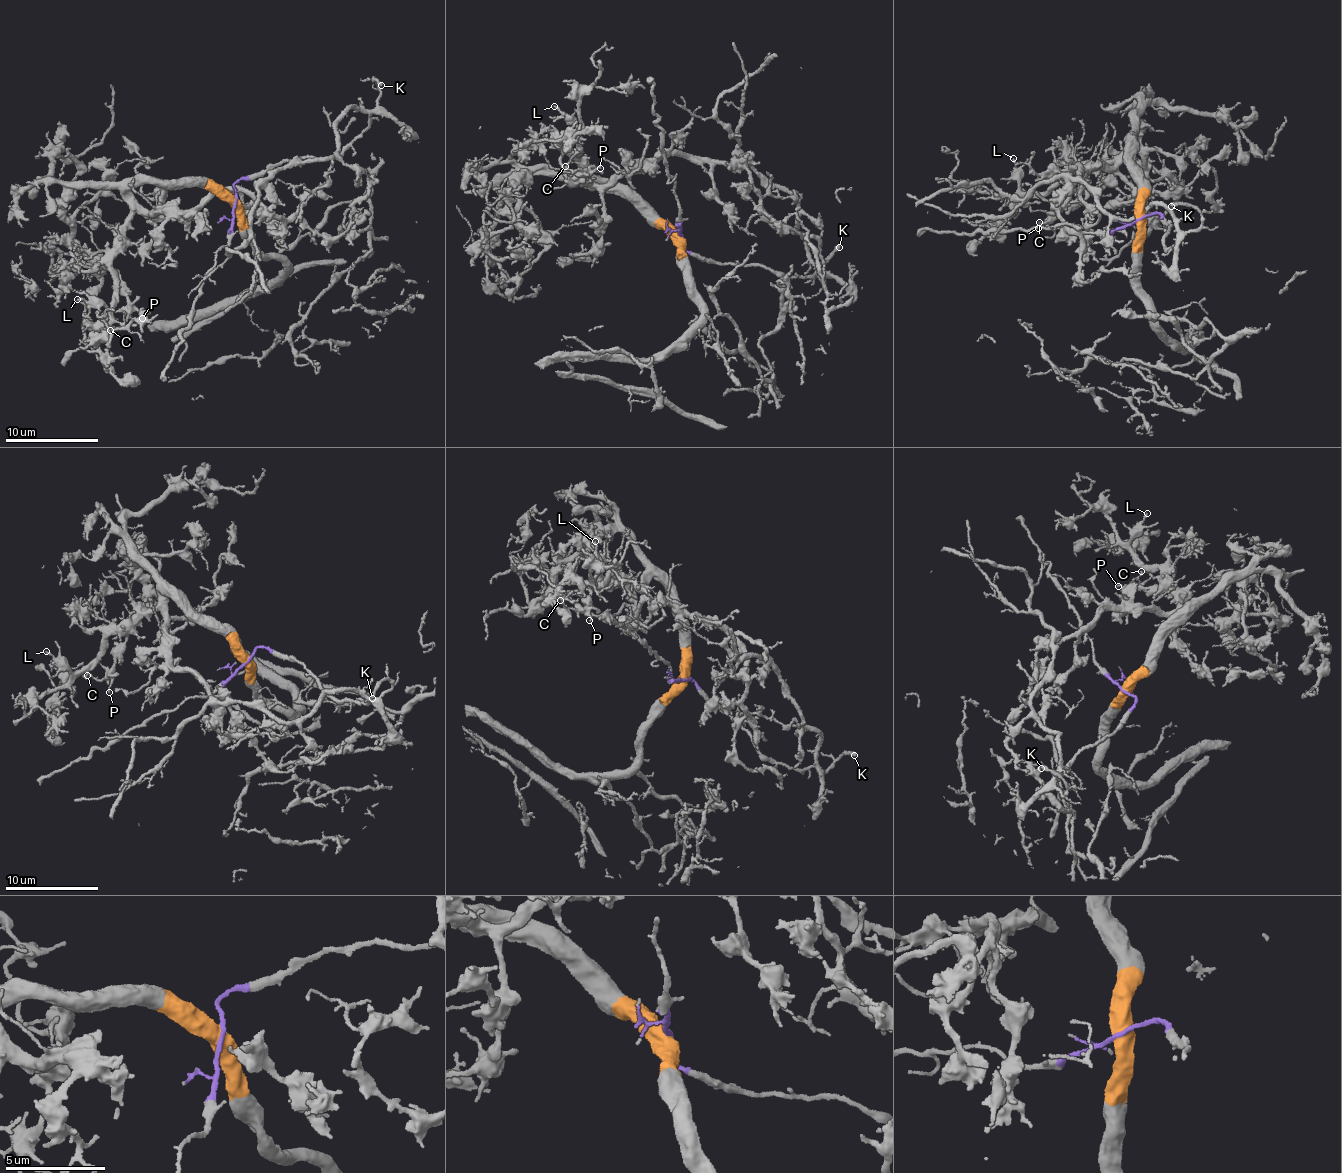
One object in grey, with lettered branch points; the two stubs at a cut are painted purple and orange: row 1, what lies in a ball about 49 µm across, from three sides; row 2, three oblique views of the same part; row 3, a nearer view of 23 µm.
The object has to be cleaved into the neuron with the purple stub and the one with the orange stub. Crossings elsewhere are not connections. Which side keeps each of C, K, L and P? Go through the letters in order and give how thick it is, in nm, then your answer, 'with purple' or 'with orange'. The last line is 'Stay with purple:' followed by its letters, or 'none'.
C: calibre 110 nm; with orange
K: calibre 240 nm; with purple
L: calibre 170 nm; with orange
P: calibre 120 nm; with orange
Stay with purple: K

